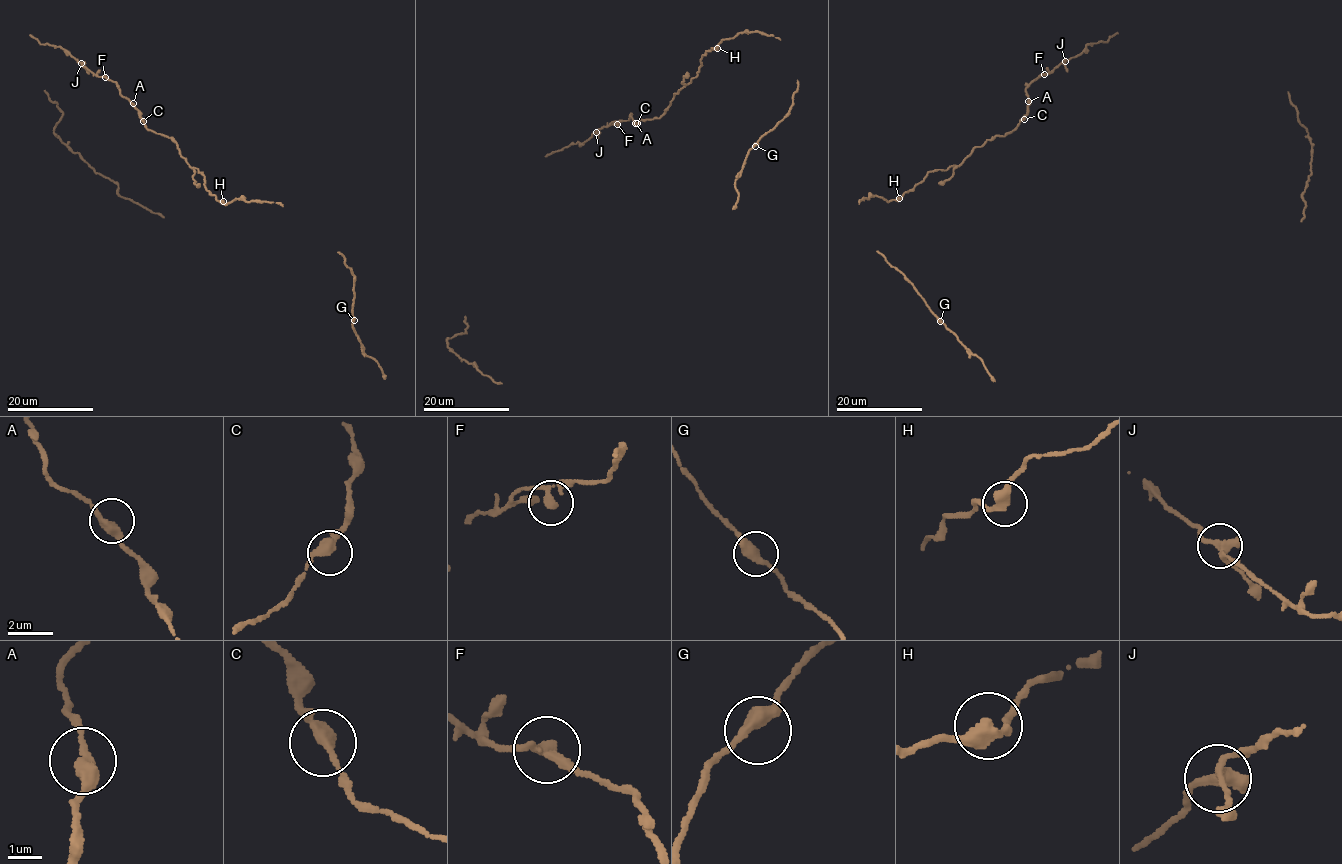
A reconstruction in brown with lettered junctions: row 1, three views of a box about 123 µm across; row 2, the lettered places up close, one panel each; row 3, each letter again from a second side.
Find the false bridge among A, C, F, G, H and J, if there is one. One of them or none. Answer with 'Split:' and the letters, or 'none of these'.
Split: none of these

